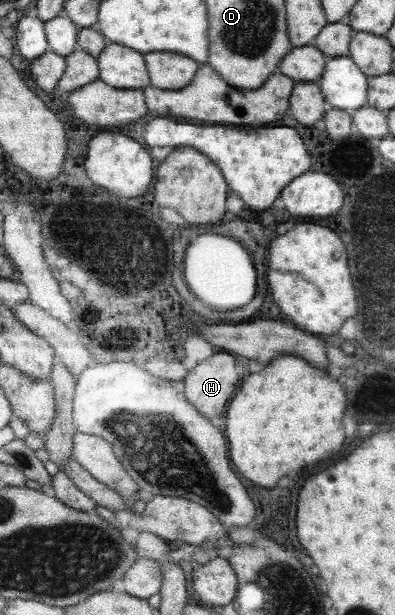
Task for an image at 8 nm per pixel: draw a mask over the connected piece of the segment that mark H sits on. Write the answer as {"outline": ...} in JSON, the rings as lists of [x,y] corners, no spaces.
{"outline":[[[215,354],[185,378],[187,398],[201,410],[201,414],[213,420],[223,414],[227,402],[237,392],[239,382],[241,372],[237,358],[231,354]]]}

